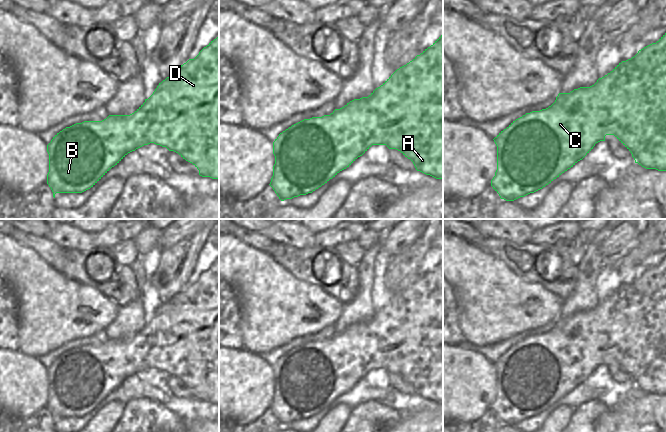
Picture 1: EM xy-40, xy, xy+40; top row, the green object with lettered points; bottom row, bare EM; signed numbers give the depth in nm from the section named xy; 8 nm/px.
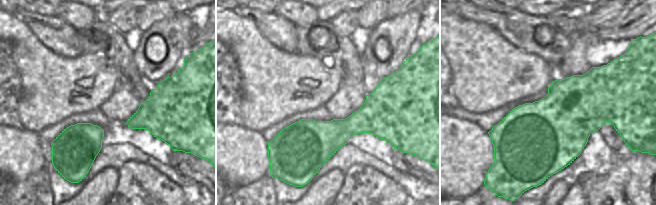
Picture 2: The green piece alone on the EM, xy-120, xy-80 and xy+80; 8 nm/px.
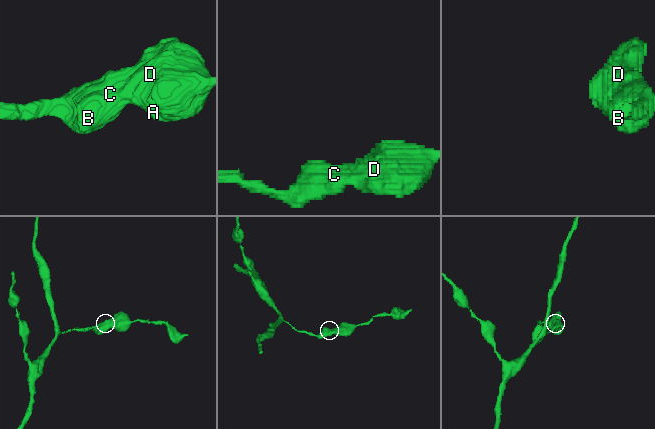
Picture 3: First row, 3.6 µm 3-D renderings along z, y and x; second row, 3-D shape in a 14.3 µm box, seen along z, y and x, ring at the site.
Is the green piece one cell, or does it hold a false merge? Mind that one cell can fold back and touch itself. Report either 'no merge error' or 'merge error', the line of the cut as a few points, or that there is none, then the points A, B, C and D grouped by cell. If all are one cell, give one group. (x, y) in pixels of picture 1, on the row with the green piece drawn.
no merge error | no cut | A B C D

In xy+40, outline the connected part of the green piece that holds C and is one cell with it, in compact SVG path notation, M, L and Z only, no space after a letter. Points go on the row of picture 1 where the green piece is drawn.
M666 33L656 43L652 43L639 50L631 59L619 63L610 73L599 78L594 85L580 87L570 93L559 93L555 102L548 108L526 113L501 131L493 139L497 146L497 170L491 180L491 186L499 194L500 198L506 201L514 201L520 197L534 193L582 160L593 149L596 143L605 141L606 135L614 135L631 152L635 163L646 169L666 171Z

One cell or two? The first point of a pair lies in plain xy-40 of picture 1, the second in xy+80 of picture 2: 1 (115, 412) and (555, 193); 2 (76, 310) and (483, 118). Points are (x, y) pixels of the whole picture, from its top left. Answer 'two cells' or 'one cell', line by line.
1: one cell
2: two cells

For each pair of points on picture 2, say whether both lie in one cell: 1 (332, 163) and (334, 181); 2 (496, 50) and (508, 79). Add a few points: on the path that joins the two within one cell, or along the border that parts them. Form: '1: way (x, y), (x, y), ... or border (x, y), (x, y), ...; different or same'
1: border (343, 172), (338, 169), (331, 169), (314, 182); different
2: way (496, 57), (496, 67), (501, 72); same

